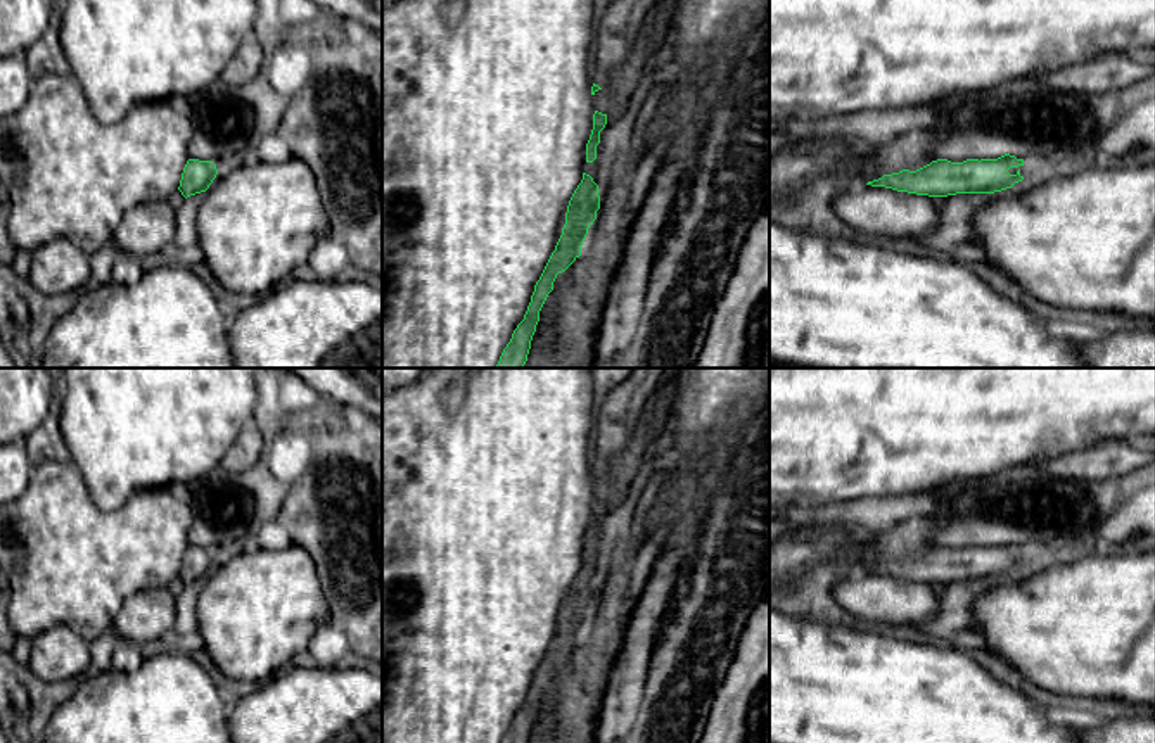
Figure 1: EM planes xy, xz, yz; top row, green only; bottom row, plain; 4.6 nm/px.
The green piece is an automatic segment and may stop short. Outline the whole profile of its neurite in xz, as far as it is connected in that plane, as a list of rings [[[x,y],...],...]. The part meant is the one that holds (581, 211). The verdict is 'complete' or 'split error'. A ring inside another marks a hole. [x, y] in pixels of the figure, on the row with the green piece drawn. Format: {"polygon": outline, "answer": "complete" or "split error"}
{"polygon": [[[583,173],[581,183],[569,200],[562,235],[539,280],[534,285],[524,320],[514,330],[512,339],[503,349],[496,368],[522,368],[526,365],[531,340],[539,321],[539,311],[548,294],[553,290],[557,275],[565,271],[581,256],[581,245],[588,235],[588,228],[597,219],[598,209],[598,185],[590,175]]], "answer": "complete"}

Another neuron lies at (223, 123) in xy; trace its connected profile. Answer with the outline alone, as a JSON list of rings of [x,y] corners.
[[[218,79],[190,100],[194,135],[188,157],[216,164],[246,157],[256,121],[247,102],[235,95],[235,88]]]

